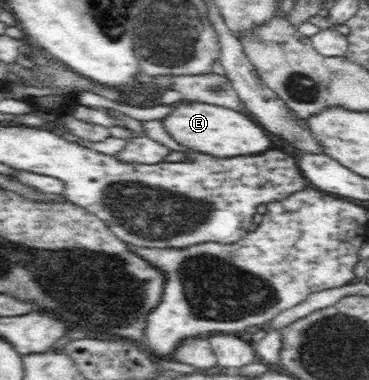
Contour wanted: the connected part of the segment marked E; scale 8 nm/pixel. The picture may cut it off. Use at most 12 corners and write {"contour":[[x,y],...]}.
{"contour":[[180,101],[162,119],[174,141],[218,158],[270,147],[232,108]]}

